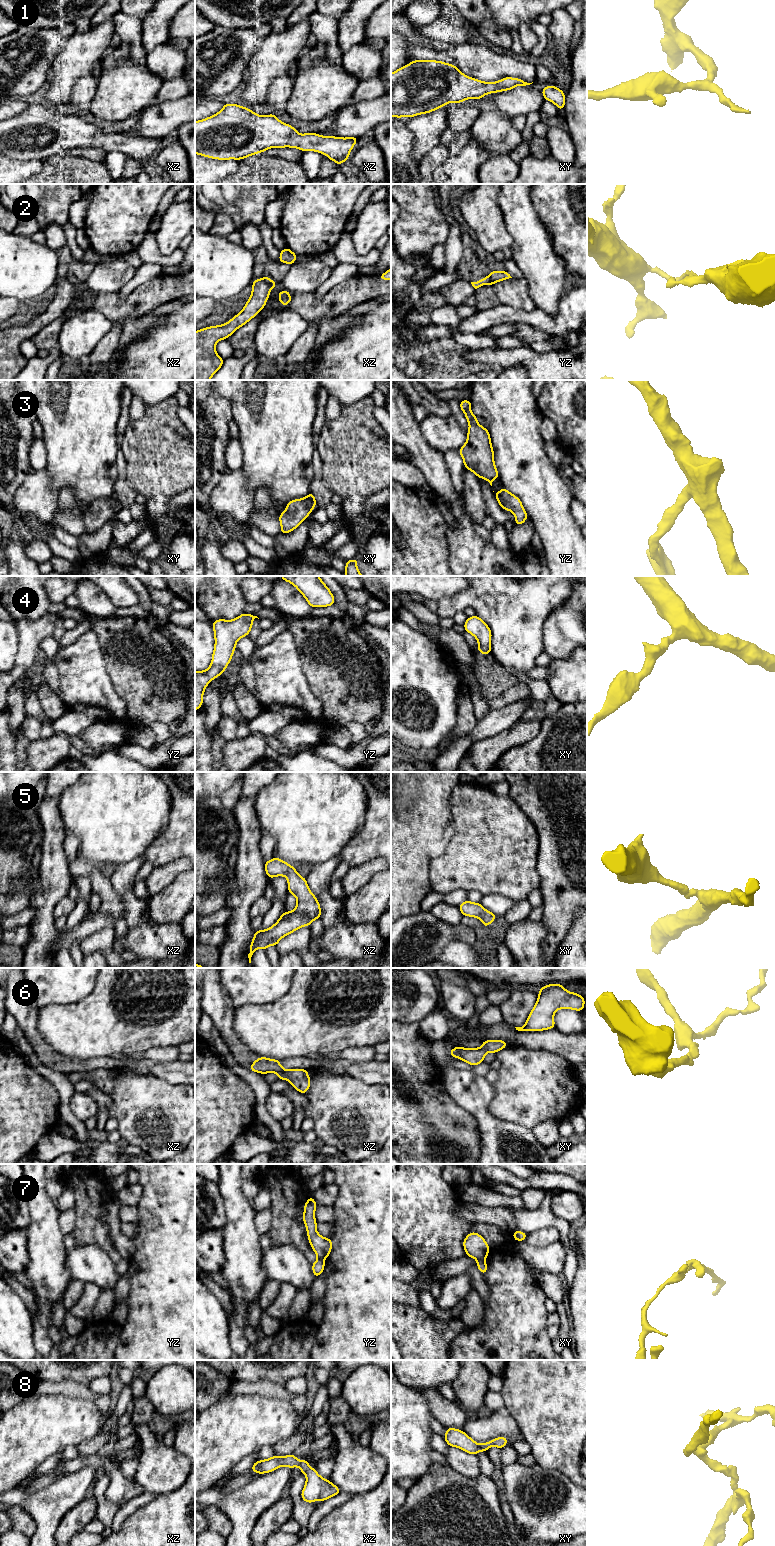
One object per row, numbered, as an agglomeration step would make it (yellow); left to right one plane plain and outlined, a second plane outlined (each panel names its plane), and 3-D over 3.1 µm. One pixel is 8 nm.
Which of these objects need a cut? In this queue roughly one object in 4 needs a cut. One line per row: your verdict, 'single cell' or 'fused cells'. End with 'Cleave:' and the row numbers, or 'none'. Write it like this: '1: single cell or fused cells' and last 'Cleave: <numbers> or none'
1: single cell
2: fused cells
3: single cell
4: single cell
5: single cell
6: single cell
7: fused cells
8: single cell
Cleave: 2, 7

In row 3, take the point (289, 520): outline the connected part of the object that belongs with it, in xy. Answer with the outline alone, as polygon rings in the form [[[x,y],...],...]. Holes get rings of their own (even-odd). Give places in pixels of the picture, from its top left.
[[[312,492],[304,498],[289,501],[285,511],[279,514],[281,534],[287,534],[296,529],[316,505],[317,502]]]

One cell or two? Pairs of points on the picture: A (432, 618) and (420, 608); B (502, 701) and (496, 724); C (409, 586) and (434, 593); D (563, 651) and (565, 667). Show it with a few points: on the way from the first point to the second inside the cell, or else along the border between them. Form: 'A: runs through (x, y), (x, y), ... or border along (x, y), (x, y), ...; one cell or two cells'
A: runs through (429, 617), (423, 611); one cell
B: border along (522, 699), (499, 708), (491, 709); two cells
C: runs through (415, 586), (428, 587); one cell
D: border along (576, 647), (569, 657), (554, 659); two cells

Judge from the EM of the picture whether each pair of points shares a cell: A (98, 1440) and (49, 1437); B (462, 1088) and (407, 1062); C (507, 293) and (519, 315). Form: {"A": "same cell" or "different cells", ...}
{"A": "different cells", "B": "different cells", "C": "different cells"}

